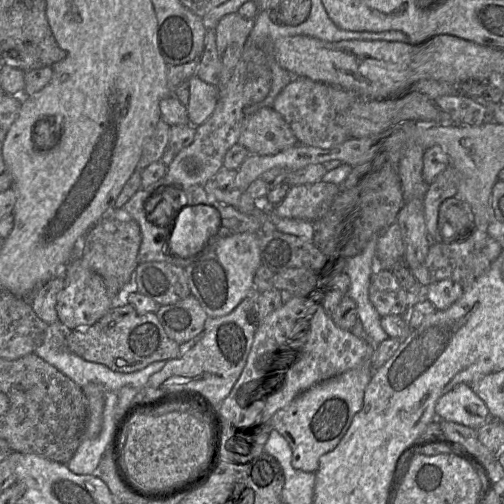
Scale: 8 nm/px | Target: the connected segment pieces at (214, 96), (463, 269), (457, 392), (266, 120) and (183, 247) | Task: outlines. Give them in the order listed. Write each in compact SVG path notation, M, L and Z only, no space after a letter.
M197 75L188 79L190 97L186 105L190 123L197 127L213 113L218 101L218 89Z
M475 228L474 232L462 241L430 242L424 265L414 269L412 275L420 286L428 286L448 279L458 283L463 289L470 288L478 278L487 273L501 251L500 243L492 238L488 232Z
M458 384L441 396L435 405L435 412L442 420L475 430L493 419L484 401L466 384Z
M262 107L245 117L238 143L259 155L276 154L299 145L289 124L273 107Z
M206 204L180 209L170 226L169 247L174 255L191 259L220 233L220 212Z

